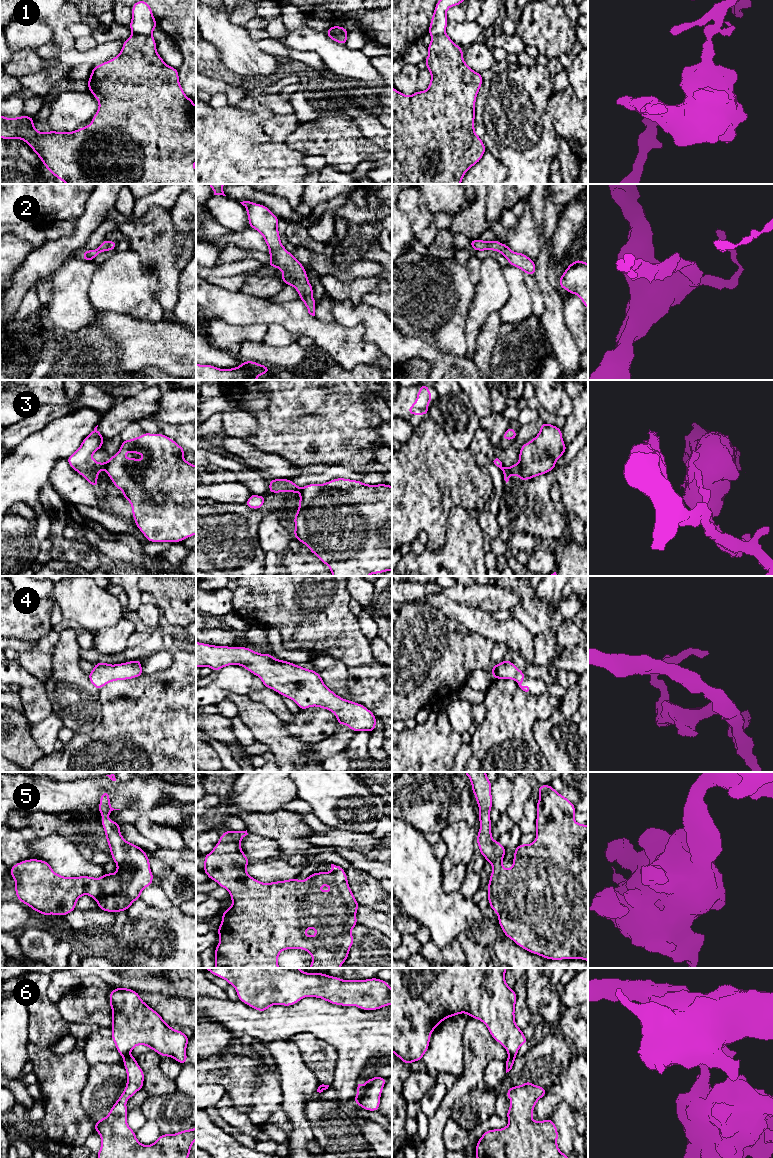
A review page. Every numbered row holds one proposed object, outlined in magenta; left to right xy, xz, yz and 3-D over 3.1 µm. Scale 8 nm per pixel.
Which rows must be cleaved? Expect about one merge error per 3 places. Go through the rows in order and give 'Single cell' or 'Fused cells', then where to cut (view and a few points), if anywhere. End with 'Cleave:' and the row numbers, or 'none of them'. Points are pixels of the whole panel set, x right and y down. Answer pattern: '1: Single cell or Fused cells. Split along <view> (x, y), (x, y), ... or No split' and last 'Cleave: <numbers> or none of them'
1: Fused cells. Split along xz (327, 32), (347, 34)
2: Single cell. No split
3: Fused cells. Split along xy (108, 461), (103, 468)
4: Single cell. No split
5: Single cell. No split
6: Fused cells. Split along xy (129, 1053), (124, 1057)
Cleave: 1, 3, 6

